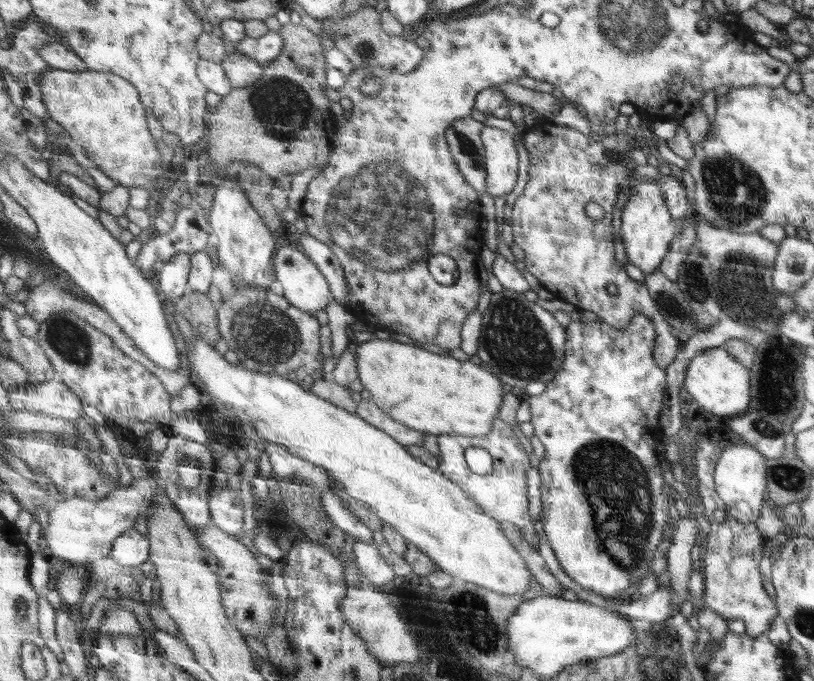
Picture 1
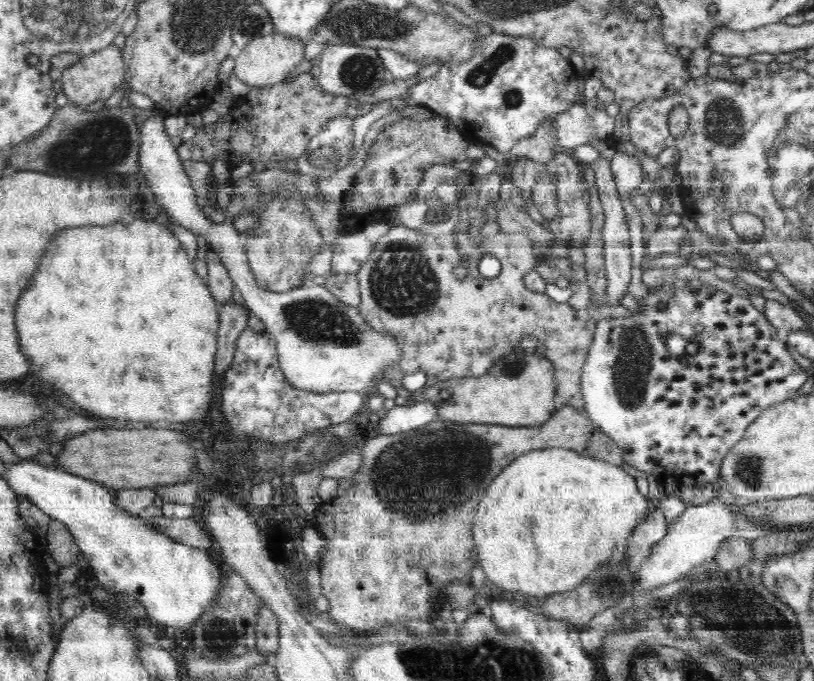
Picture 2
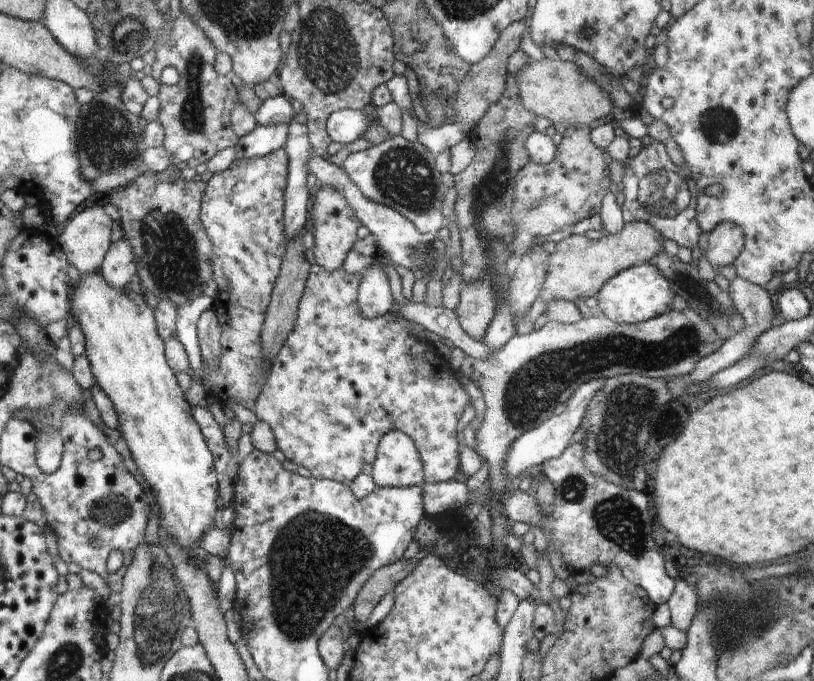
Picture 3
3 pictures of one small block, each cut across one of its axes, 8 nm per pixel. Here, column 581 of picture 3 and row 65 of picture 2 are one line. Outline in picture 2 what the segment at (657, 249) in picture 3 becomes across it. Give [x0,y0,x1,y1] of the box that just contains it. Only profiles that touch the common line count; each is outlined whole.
[233,32,306,88]

